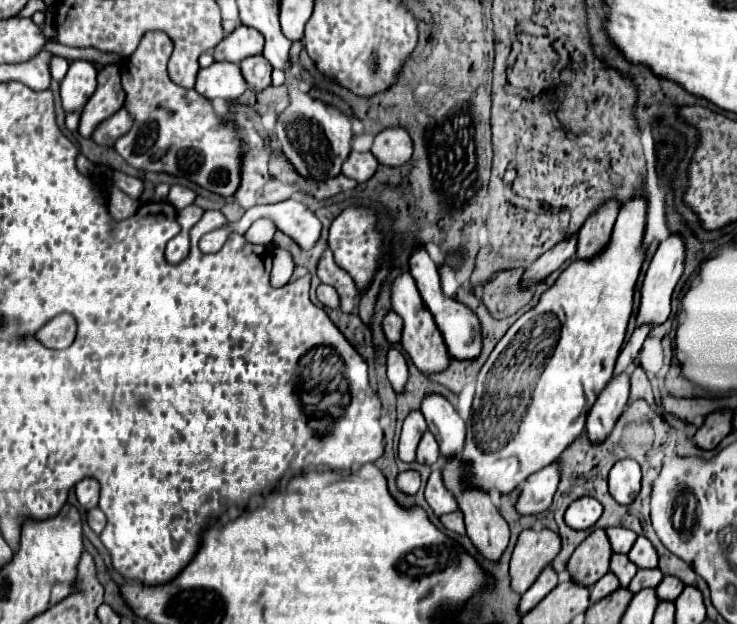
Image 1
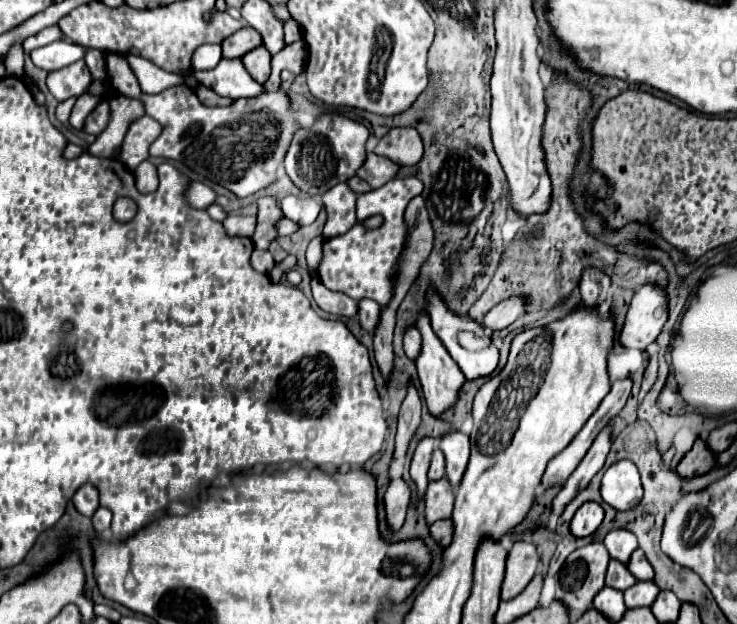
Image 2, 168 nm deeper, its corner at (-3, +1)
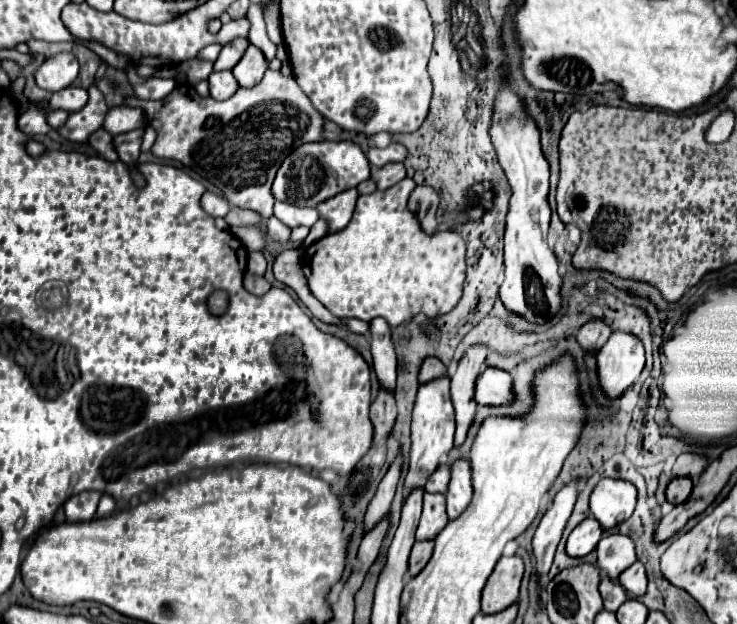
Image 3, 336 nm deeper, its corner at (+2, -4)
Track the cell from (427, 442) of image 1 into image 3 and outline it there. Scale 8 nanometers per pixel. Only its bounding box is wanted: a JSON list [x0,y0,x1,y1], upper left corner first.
[426,463,450,493]

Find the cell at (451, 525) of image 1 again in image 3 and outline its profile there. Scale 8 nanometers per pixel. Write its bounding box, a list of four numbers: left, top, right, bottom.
[408,541,434,577]

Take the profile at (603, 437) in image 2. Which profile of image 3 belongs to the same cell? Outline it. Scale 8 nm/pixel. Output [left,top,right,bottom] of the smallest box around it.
[532,481,580,579]

